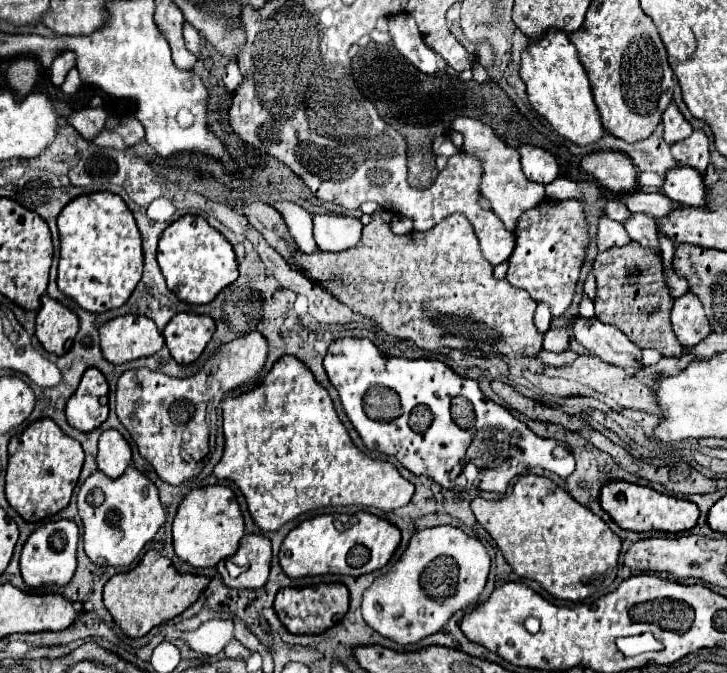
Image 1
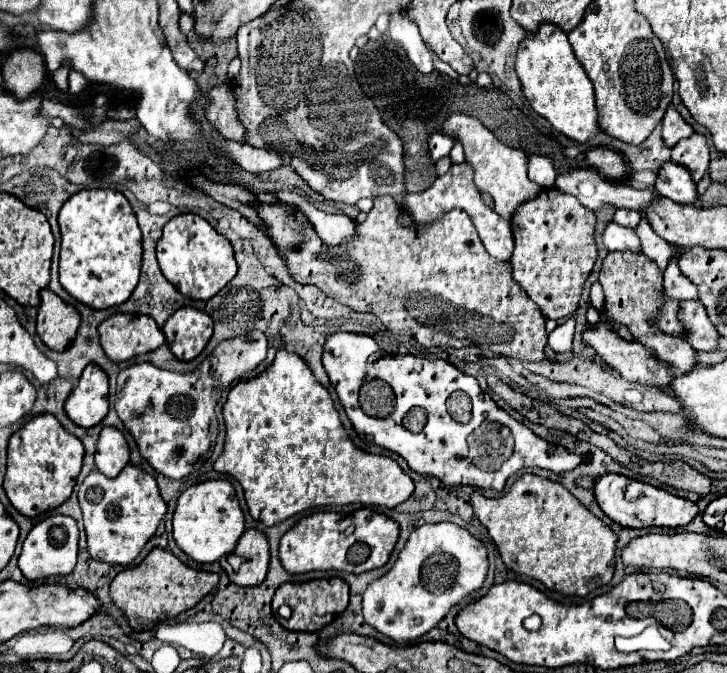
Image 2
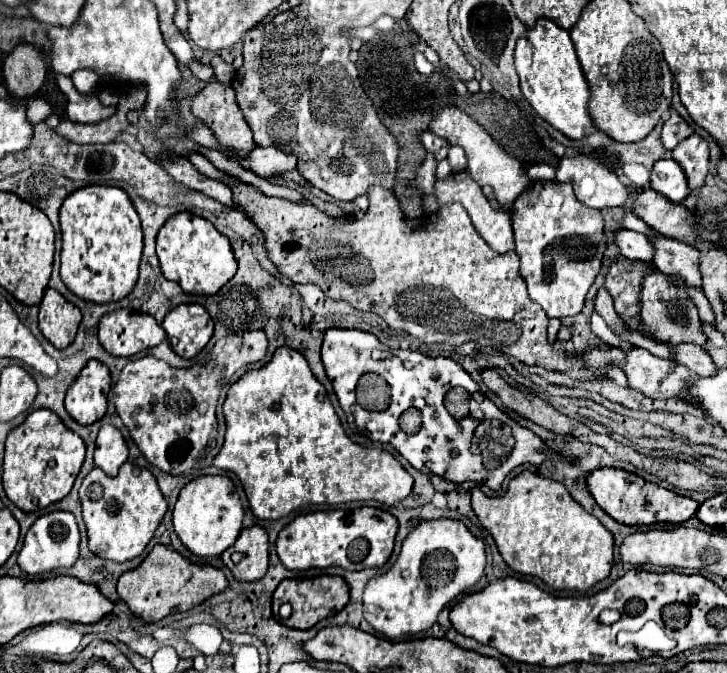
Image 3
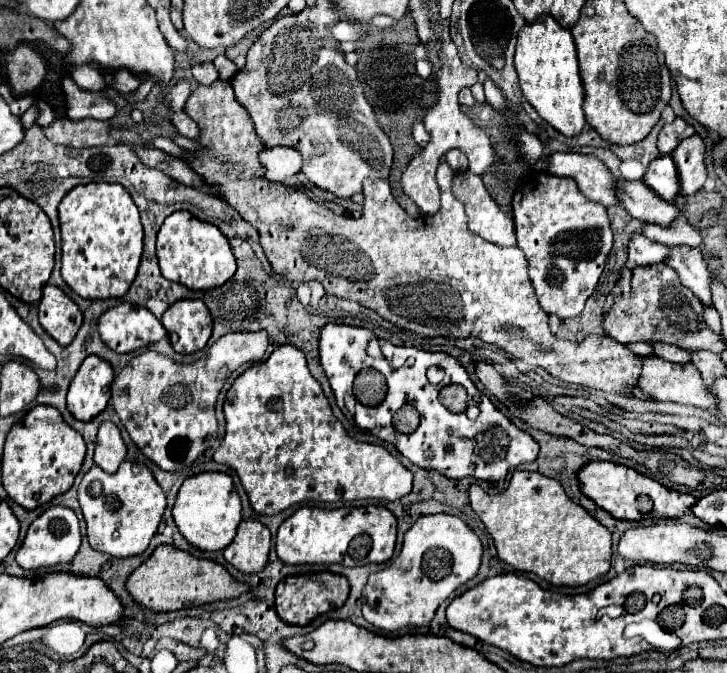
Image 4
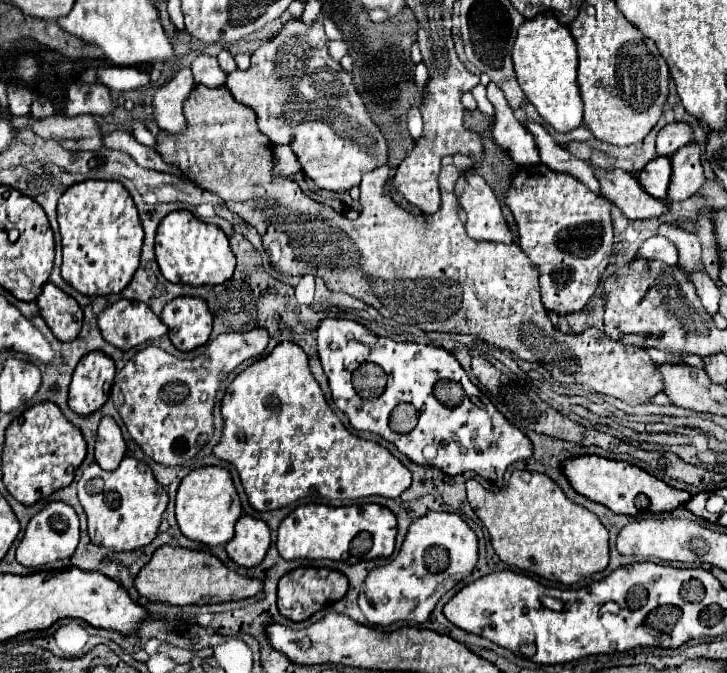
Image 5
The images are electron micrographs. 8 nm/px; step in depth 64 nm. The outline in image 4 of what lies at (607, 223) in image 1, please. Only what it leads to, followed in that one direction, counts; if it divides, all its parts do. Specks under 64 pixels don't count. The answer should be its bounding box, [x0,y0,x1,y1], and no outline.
[628,234,668,266]

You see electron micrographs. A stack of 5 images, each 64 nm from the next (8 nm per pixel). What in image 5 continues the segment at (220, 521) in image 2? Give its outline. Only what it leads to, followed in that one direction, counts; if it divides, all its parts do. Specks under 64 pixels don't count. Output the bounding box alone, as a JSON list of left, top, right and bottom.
[176,466,242,546]

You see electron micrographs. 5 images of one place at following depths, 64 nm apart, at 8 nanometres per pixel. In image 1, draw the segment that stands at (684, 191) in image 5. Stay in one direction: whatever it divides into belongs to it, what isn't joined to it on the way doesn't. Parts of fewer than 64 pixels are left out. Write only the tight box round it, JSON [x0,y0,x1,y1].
[672,130,710,174]

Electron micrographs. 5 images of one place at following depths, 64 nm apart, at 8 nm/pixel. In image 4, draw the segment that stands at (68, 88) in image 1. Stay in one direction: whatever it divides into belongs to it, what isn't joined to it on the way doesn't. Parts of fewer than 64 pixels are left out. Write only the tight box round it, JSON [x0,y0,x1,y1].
[72,64,106,92]

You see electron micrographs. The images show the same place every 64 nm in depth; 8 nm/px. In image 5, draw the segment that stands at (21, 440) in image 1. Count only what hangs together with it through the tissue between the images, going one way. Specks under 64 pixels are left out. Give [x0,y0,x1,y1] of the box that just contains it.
[2,402,86,506]

